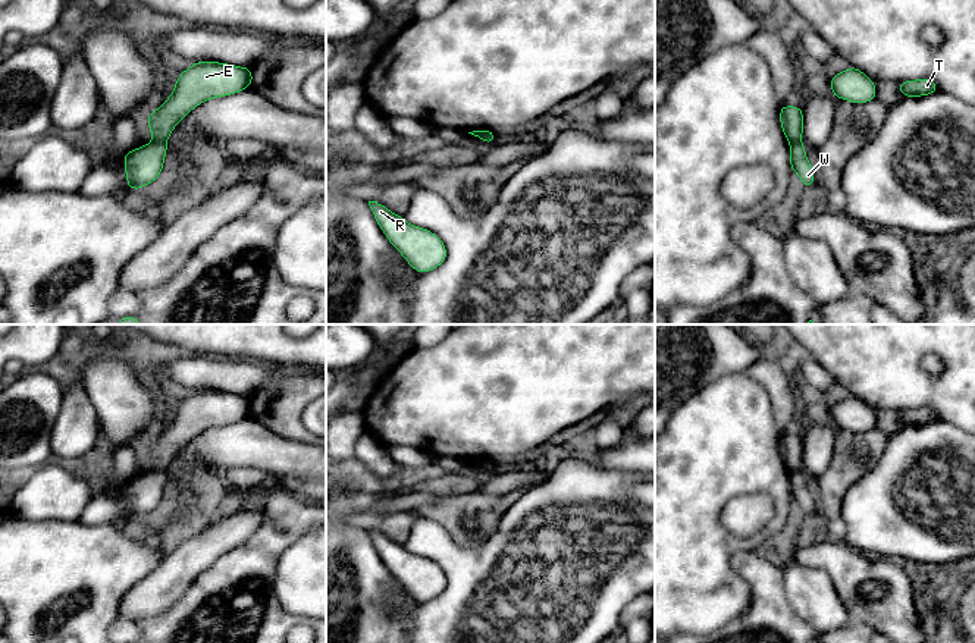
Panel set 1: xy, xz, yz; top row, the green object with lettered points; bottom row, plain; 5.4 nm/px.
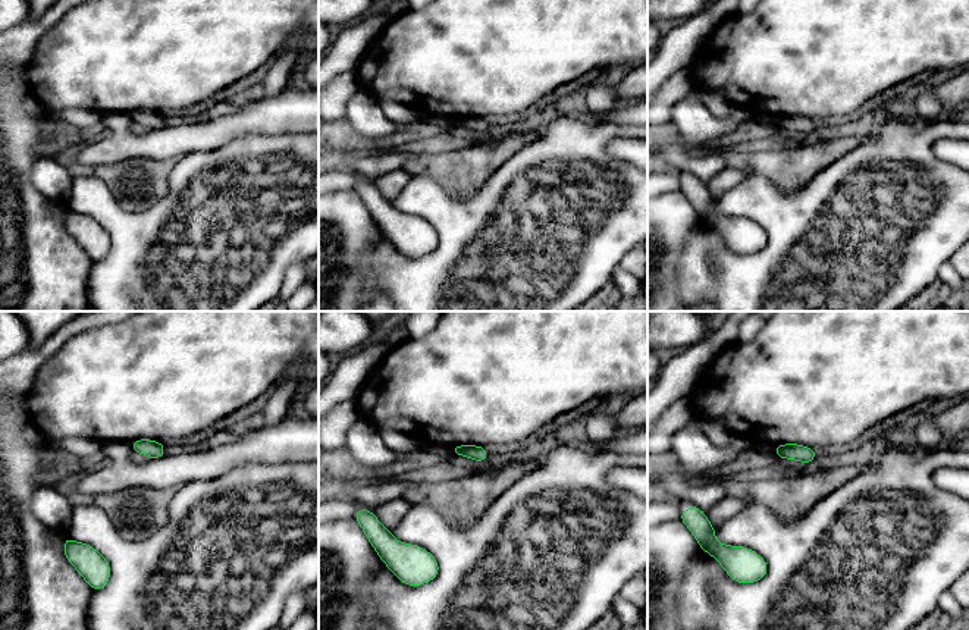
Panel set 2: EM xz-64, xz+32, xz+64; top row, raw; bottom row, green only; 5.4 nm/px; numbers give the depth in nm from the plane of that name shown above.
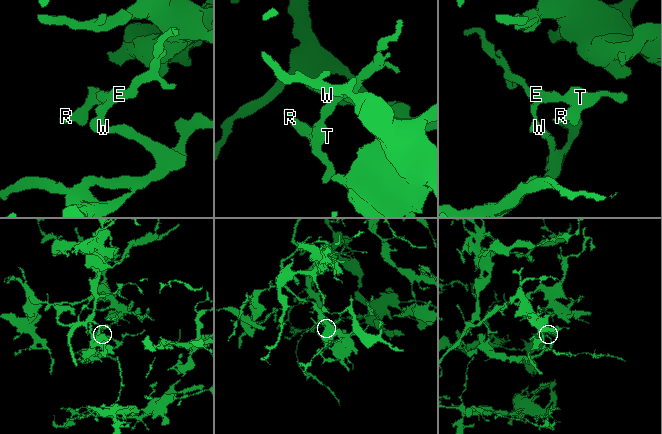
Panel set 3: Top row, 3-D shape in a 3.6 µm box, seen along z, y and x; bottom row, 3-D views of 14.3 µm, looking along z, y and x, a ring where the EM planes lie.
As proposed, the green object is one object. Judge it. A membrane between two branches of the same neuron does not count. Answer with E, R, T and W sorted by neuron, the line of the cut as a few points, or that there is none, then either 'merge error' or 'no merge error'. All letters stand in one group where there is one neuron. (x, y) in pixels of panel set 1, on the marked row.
E R T / W | xy (153, 140), (165, 143) | merge error

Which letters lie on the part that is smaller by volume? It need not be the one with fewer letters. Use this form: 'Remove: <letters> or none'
Remove: E, R, T

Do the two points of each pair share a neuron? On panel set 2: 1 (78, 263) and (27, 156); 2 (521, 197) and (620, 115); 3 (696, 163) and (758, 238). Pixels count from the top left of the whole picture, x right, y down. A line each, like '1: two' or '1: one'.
1: one
2: two
3: two

